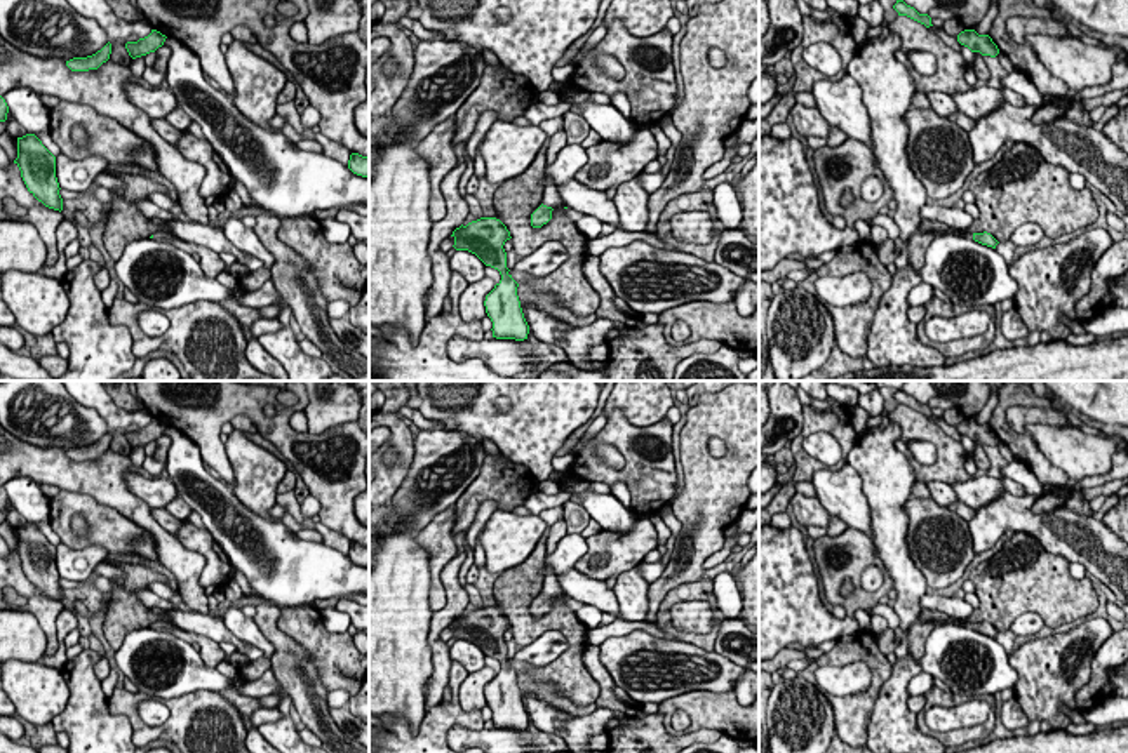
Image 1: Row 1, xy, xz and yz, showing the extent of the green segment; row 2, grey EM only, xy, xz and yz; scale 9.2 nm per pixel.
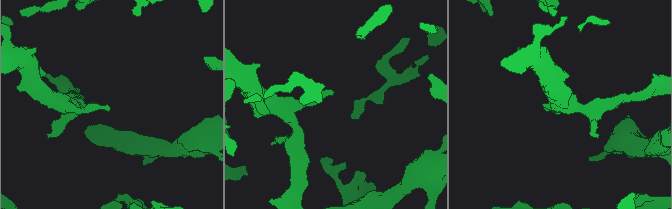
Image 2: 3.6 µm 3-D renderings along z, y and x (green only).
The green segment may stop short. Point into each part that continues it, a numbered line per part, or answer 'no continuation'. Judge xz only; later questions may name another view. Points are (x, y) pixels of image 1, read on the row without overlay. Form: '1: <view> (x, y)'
1: xz (550, 586)

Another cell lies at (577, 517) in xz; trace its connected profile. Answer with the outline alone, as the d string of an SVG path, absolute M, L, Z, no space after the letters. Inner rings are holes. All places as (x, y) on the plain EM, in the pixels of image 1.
M566 501L564 503L564 522L567 534L581 534L581 530L588 525L590 515L583 508L581 503Z

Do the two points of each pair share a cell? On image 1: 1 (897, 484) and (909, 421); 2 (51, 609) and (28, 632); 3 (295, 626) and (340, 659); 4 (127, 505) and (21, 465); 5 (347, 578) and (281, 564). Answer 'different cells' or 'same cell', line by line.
1: different cells
2: different cells
3: same cell
4: same cell
5: same cell

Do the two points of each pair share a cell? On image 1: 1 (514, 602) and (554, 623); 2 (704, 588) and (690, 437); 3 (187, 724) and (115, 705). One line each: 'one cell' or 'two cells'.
1: one cell
2: two cells
3: one cell

